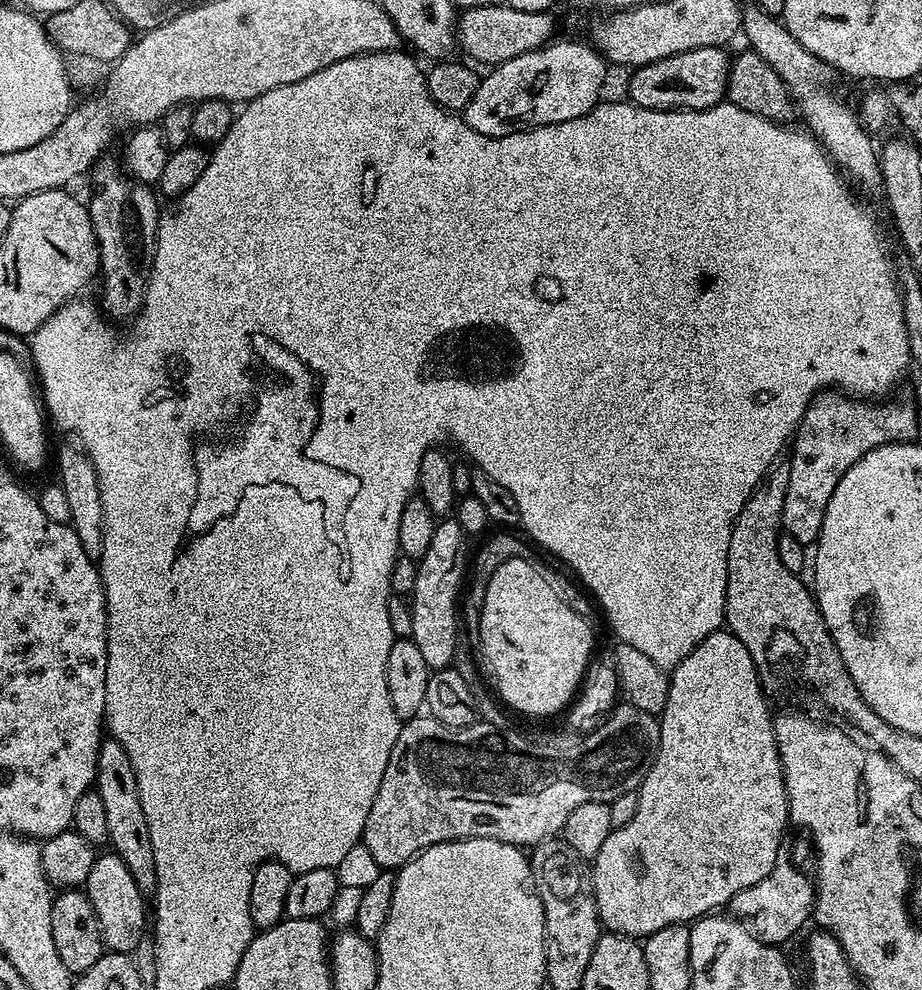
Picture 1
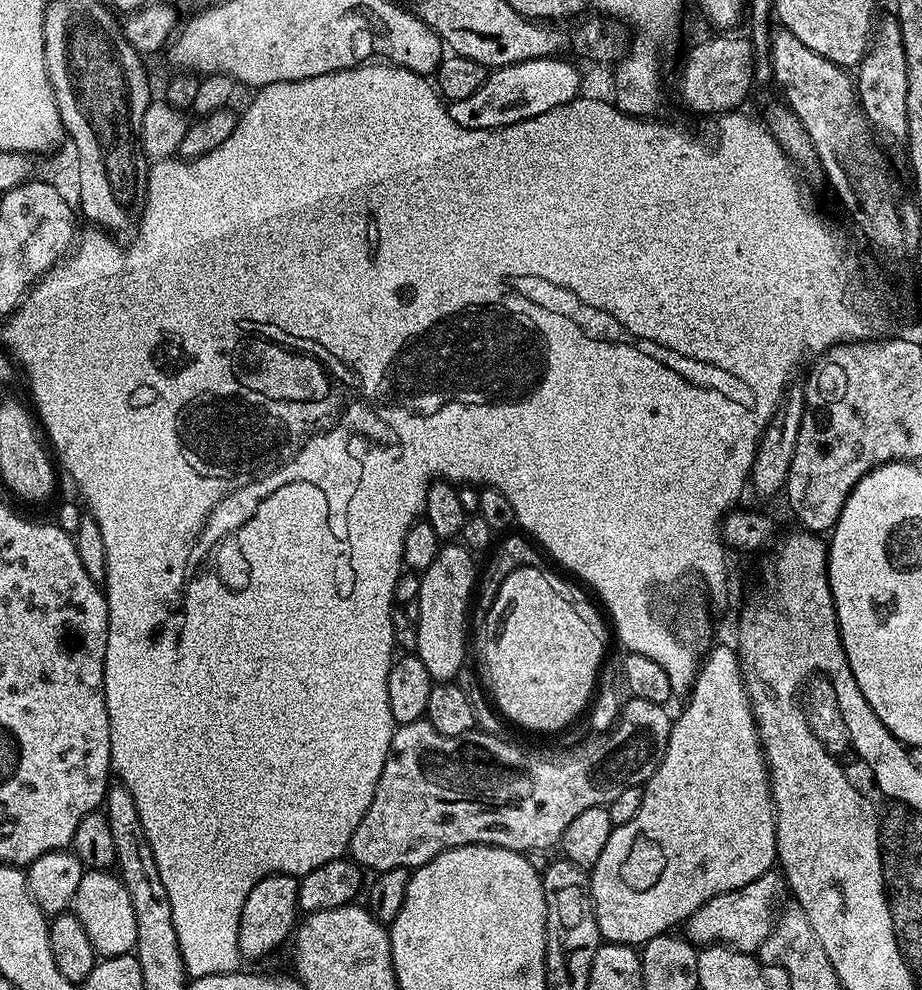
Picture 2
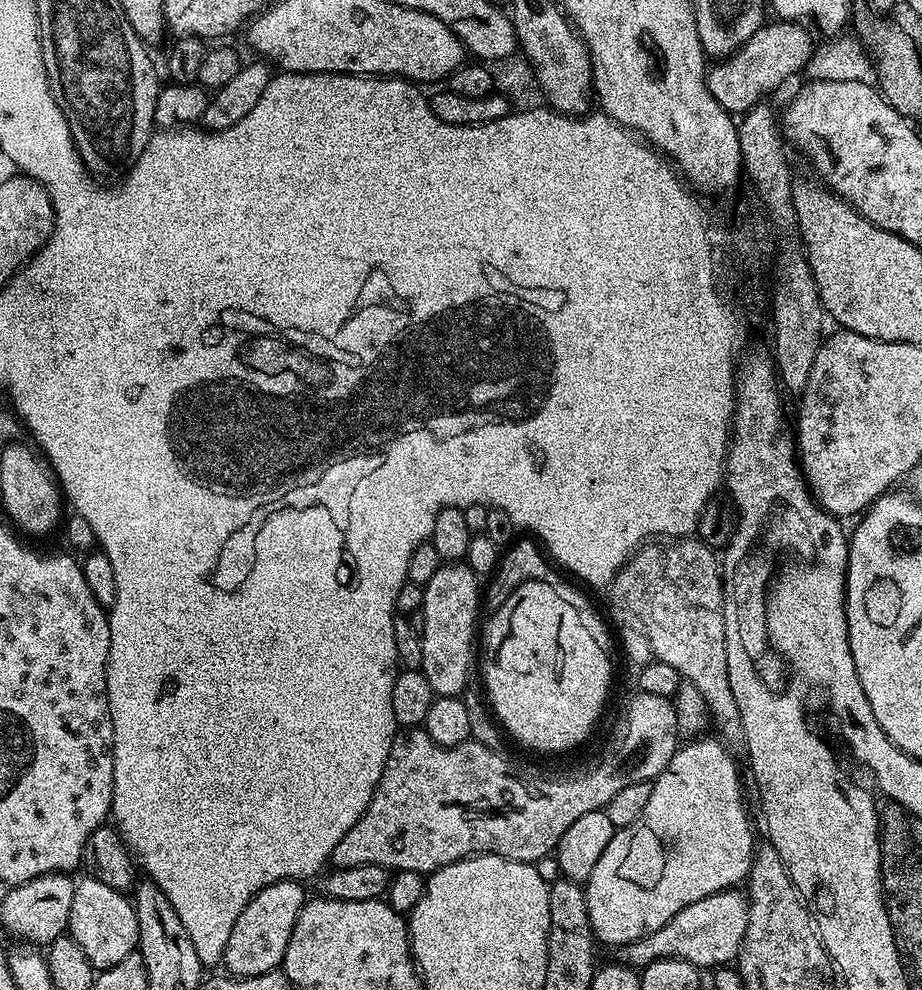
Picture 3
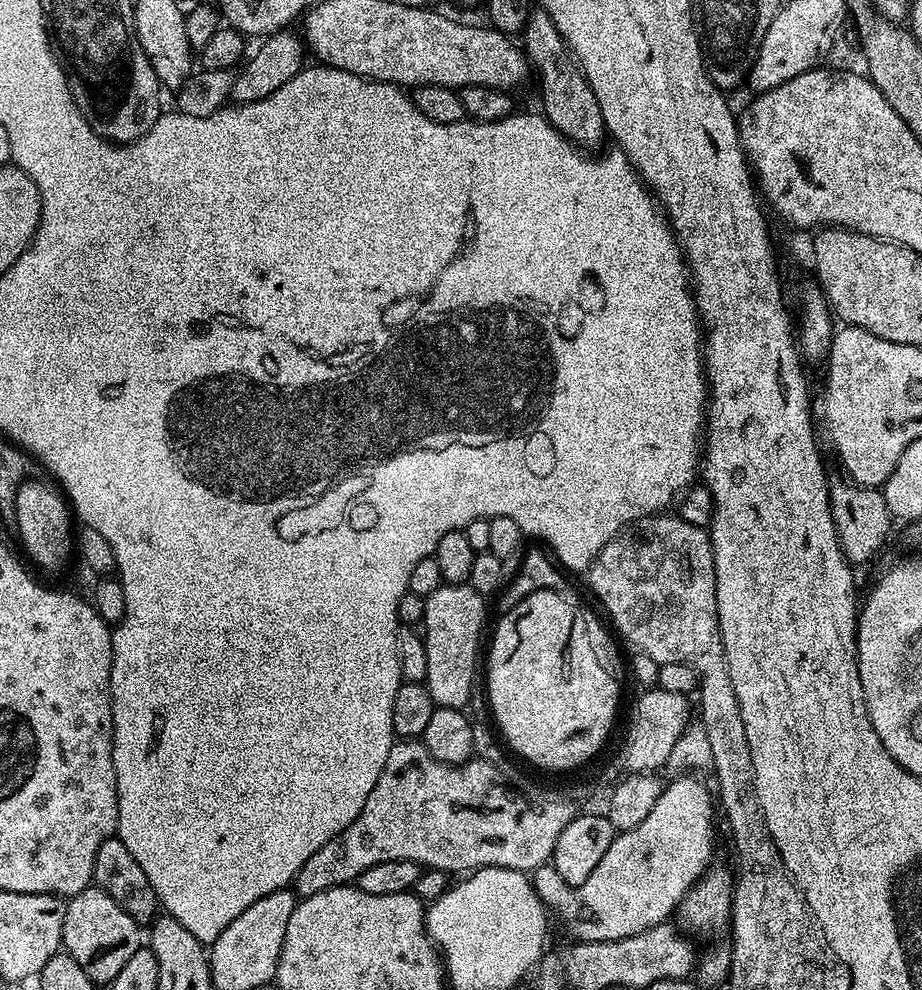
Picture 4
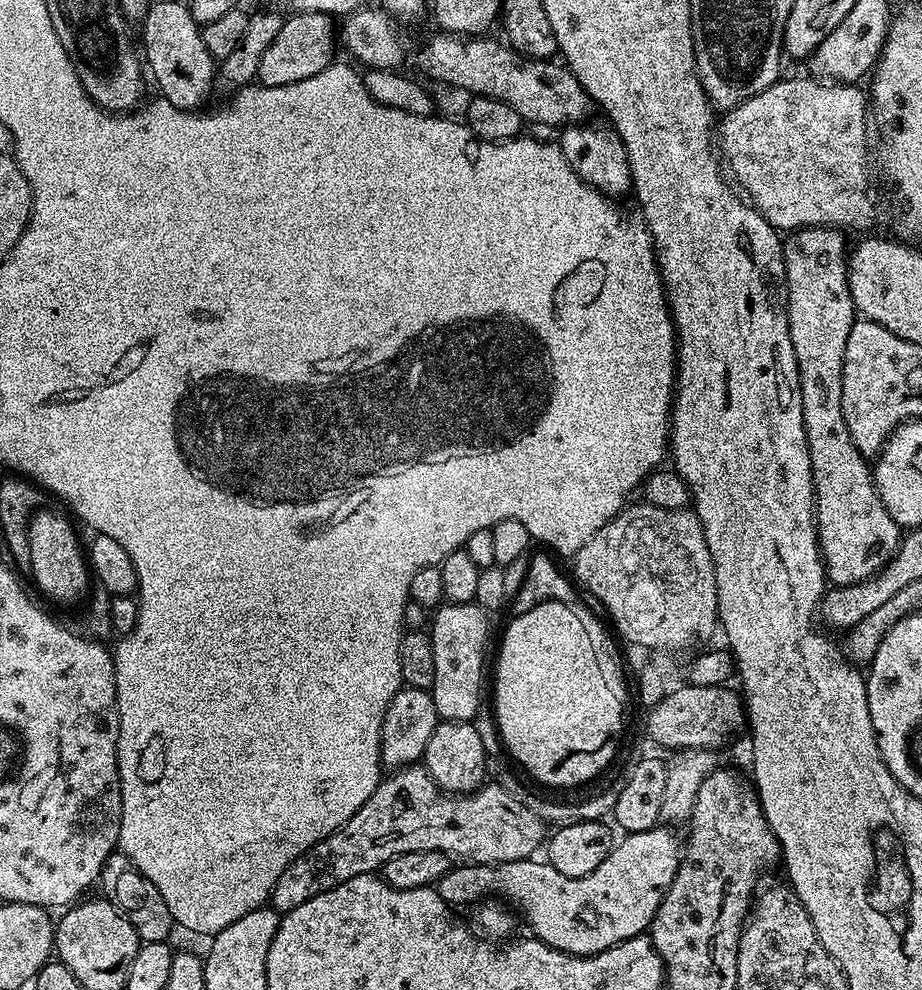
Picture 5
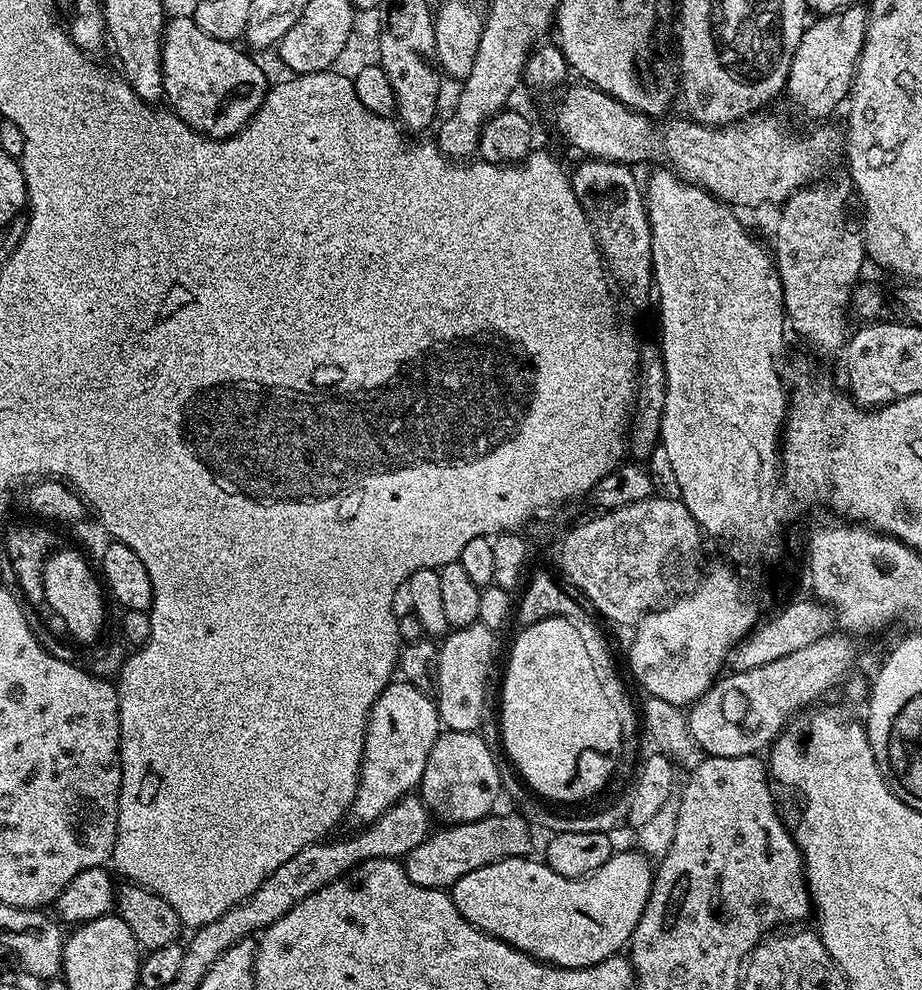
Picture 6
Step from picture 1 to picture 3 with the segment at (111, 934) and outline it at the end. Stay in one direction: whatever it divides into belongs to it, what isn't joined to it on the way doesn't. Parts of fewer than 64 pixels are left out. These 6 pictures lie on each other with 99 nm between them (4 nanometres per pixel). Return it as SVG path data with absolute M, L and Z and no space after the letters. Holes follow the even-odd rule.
M91 874L85 875L85 880L81 879L74 890L67 935L82 946L93 969L103 970L122 962L126 954L137 951L140 942L138 918L131 899L125 893L106 886L106 882L98 882Z

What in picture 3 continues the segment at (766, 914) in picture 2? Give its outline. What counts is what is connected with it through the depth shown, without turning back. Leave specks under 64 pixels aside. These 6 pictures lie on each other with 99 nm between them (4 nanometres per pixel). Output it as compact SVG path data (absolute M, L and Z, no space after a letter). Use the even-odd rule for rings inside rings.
M740 890L715 892L698 902L690 902L690 906L678 910L678 914L674 914L666 926L654 930L654 934L646 934L623 945L619 949L619 959L637 970L643 970L650 962L662 958L682 958L701 970L731 965L740 952L742 938L746 934L748 902L747 895Z

